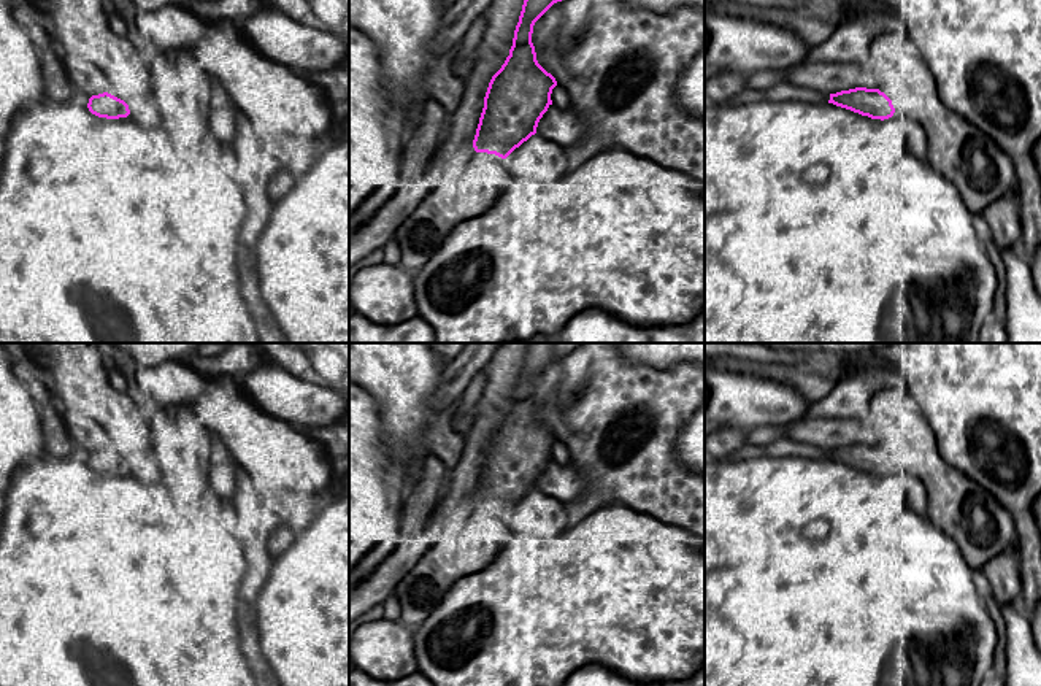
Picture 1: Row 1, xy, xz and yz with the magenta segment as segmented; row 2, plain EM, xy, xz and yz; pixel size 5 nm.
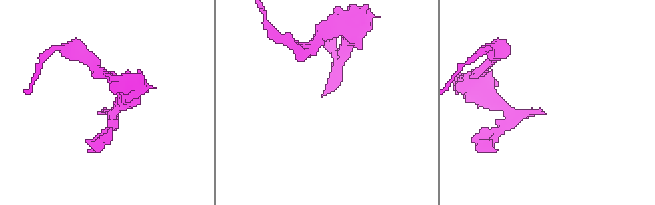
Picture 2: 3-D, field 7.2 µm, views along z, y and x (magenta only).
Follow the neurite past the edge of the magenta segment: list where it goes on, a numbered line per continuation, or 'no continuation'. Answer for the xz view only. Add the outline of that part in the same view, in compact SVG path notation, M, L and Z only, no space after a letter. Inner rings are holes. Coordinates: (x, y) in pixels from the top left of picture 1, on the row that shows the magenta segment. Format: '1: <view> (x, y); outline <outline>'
no continuation

